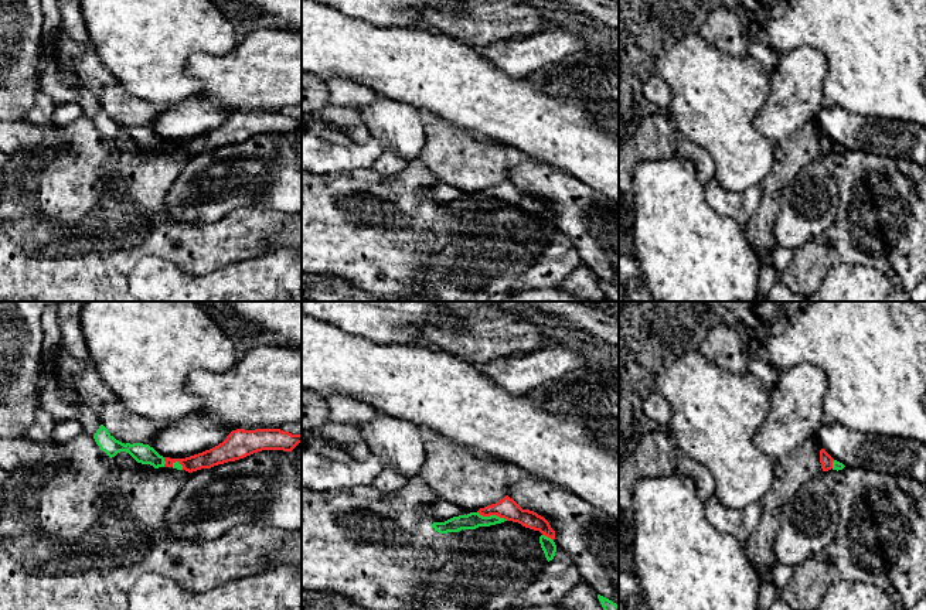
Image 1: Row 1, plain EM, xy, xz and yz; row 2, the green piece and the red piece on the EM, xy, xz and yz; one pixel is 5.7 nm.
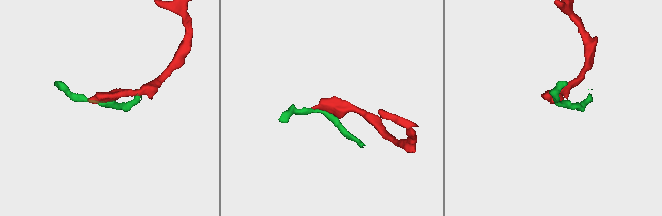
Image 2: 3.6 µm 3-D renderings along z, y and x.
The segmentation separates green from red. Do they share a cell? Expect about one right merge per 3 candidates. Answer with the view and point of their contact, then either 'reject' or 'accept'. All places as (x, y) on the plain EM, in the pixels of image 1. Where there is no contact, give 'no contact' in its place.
xz (493, 198) | reject

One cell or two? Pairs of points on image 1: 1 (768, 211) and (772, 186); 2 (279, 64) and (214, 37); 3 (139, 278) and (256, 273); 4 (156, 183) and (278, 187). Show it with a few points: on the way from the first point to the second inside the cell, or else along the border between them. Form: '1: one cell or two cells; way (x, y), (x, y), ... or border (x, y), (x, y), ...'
1: one cell; way (769, 205), (770, 191)
2: two cells; border (239, 41), (224, 54), (204, 53)
3: one cell; way (169, 286), (227, 286)
4: two cells; border (190, 156), (164, 197)

